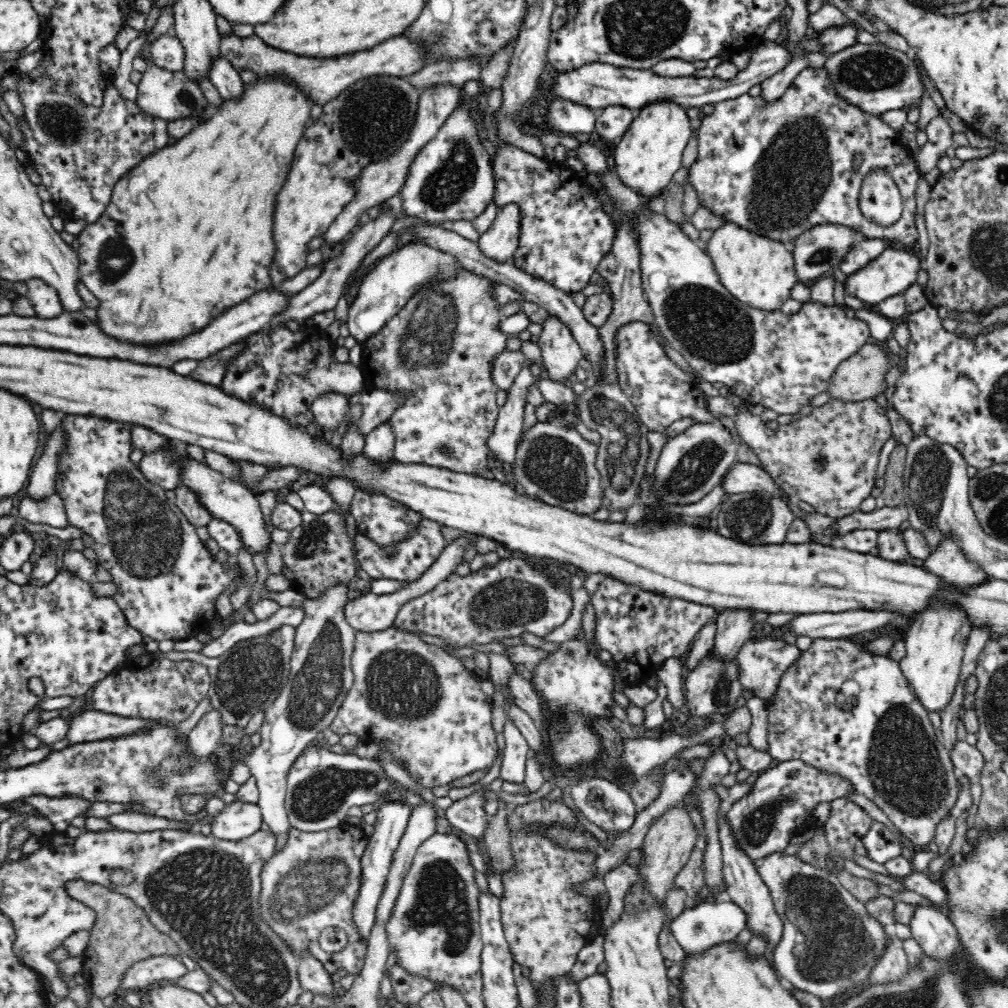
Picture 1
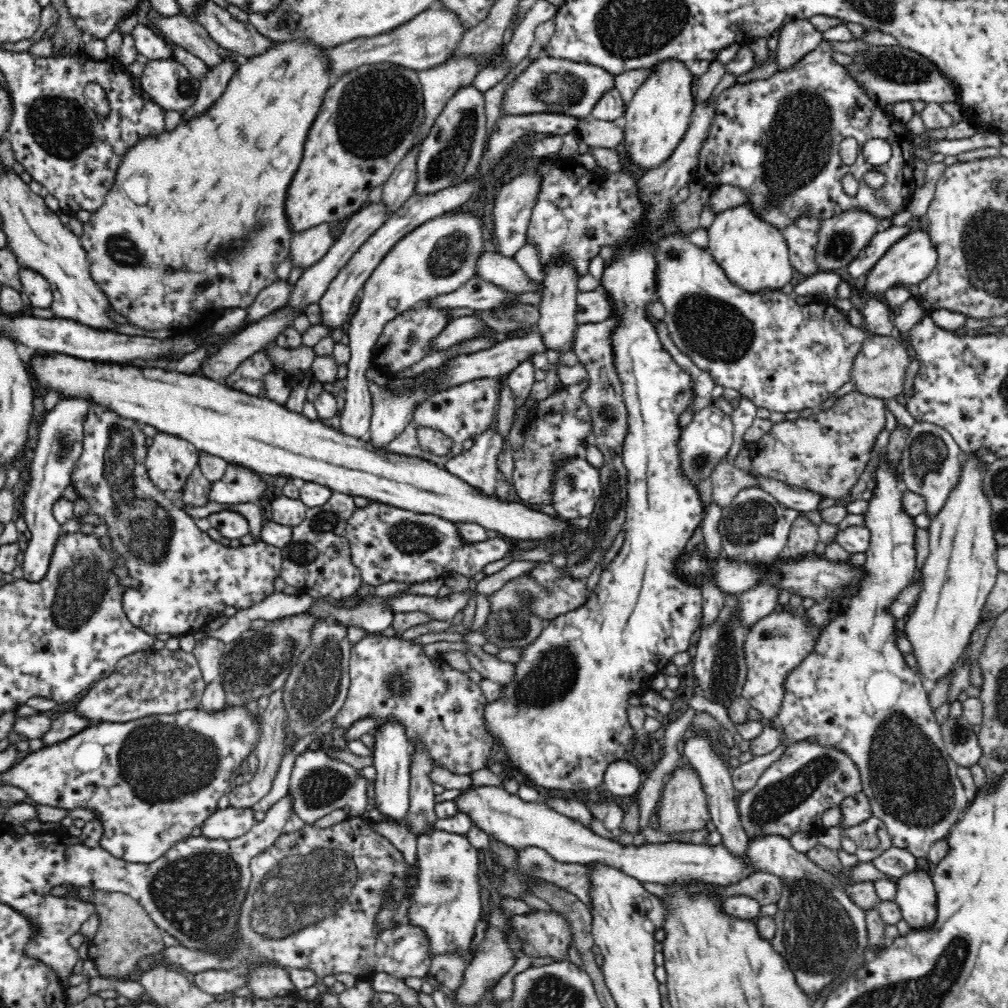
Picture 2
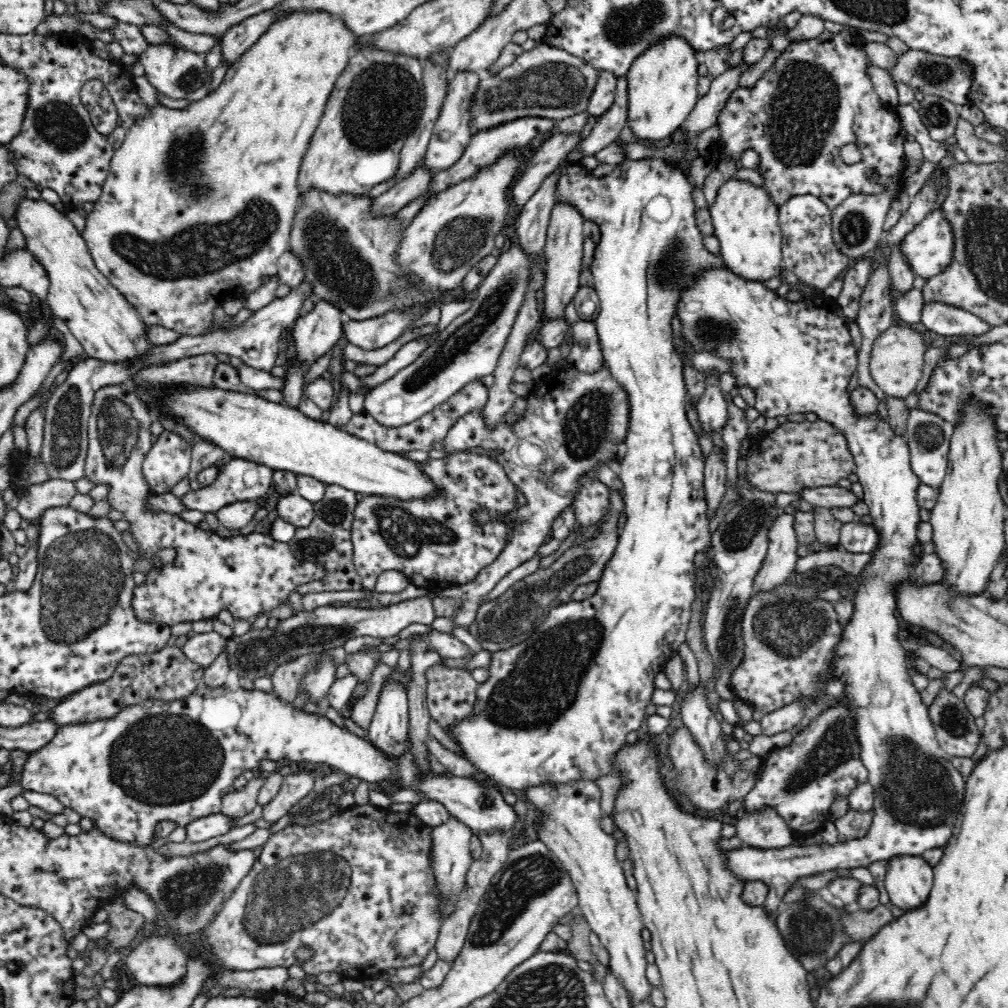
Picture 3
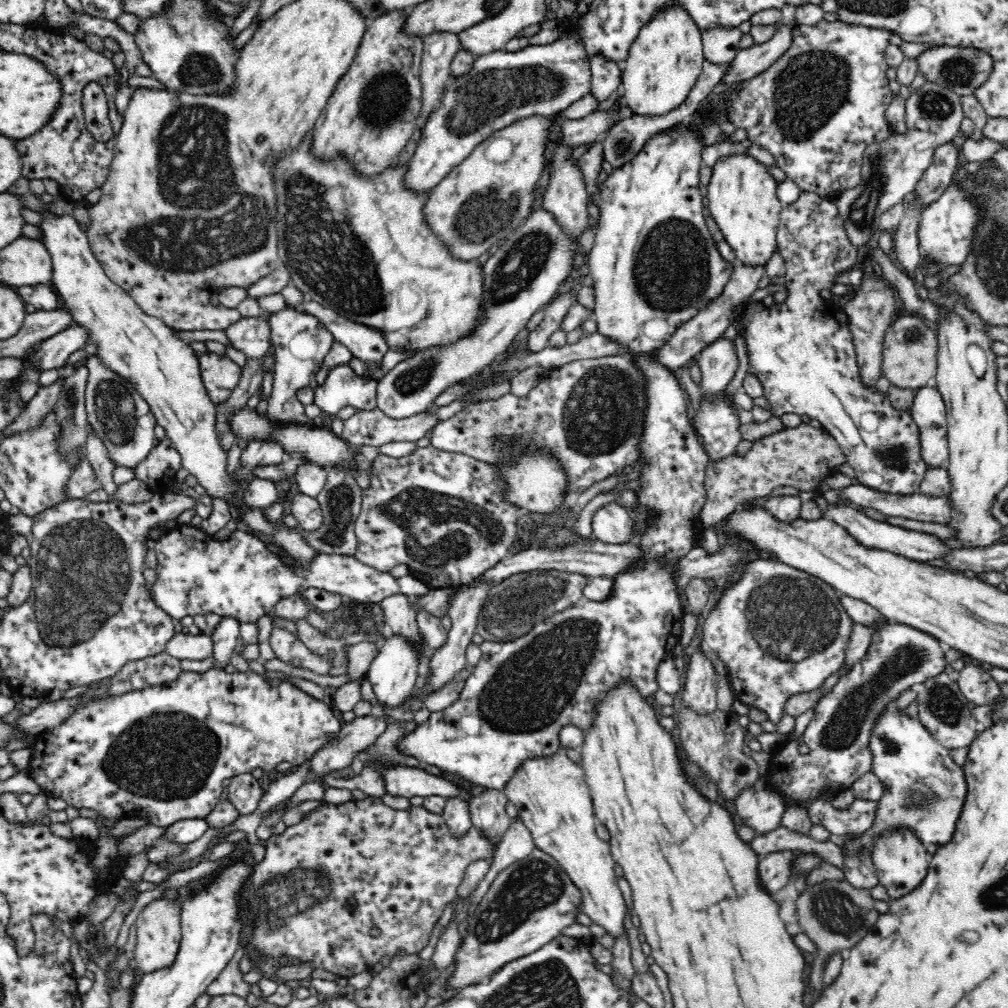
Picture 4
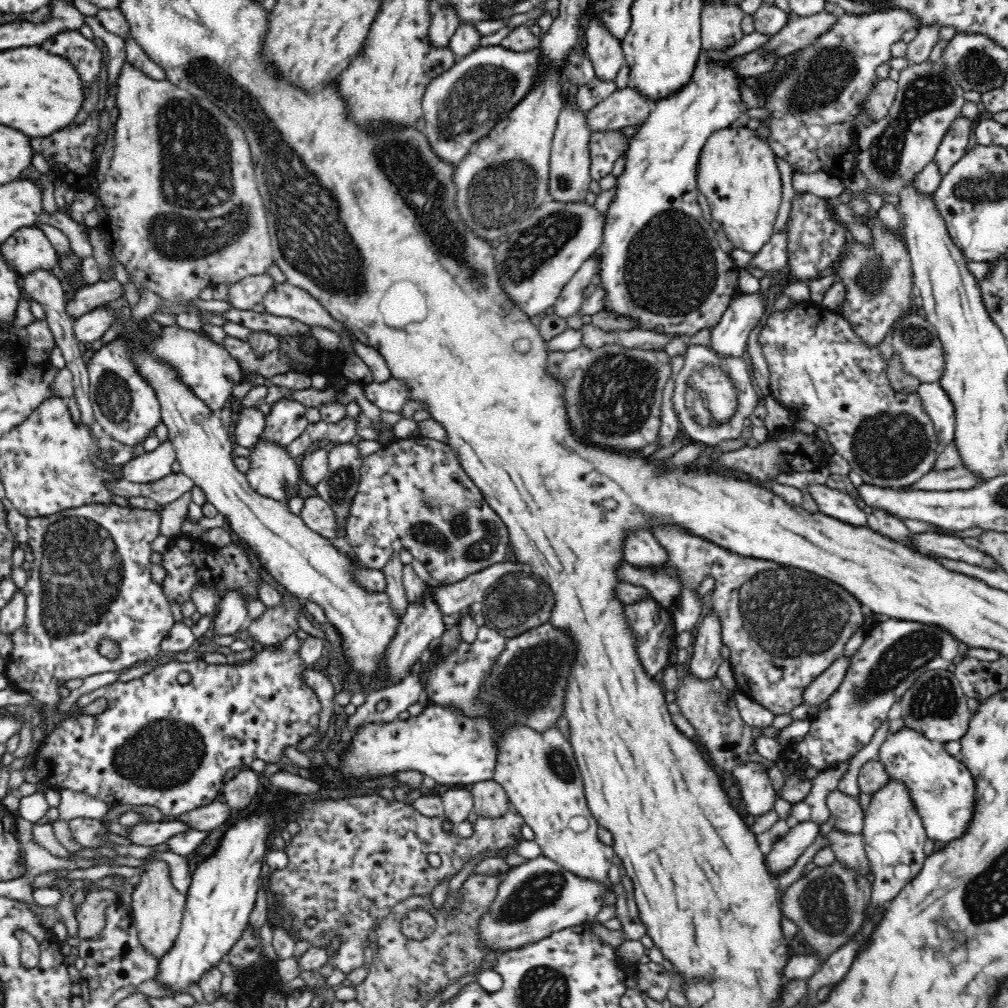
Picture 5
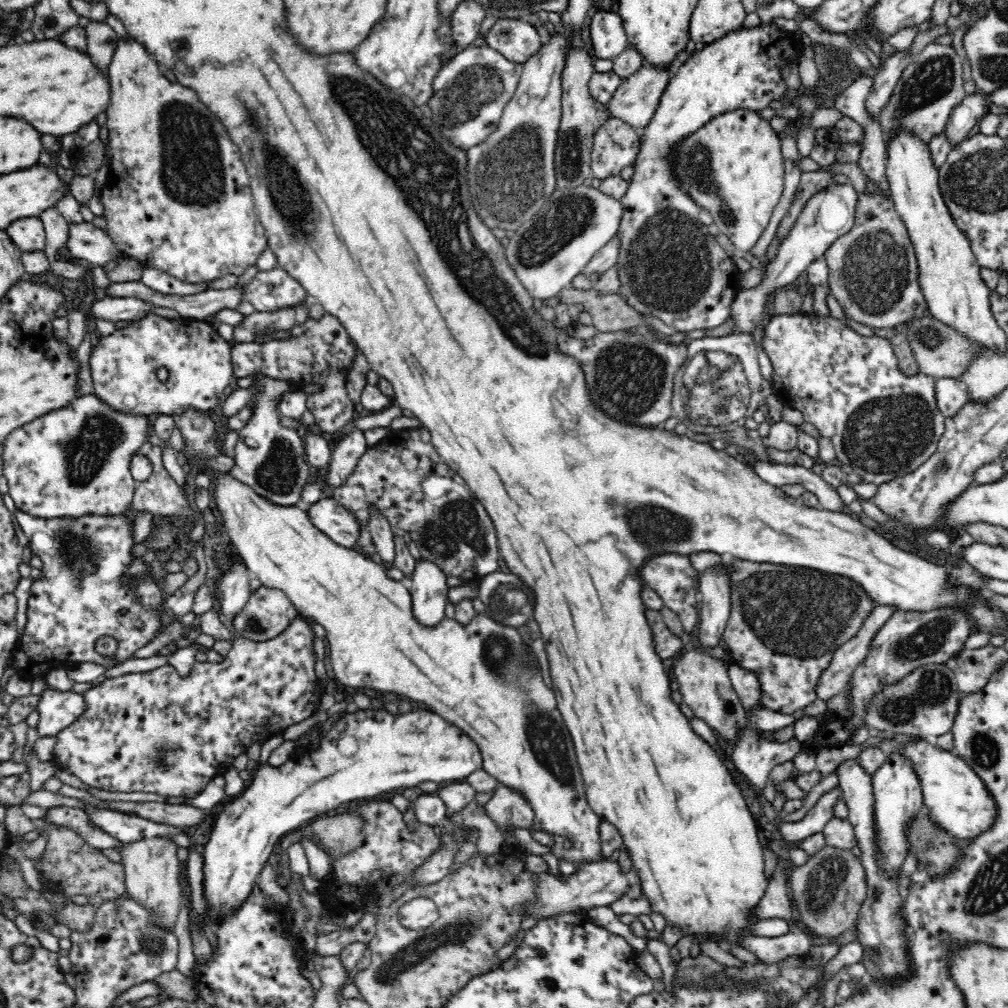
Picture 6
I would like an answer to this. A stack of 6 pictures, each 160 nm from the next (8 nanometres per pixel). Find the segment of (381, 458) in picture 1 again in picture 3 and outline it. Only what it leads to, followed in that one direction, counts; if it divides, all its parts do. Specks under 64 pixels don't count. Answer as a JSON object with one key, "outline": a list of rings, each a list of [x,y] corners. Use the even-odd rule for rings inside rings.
{"outline":[[[513,245],[501,253],[489,275],[484,278],[470,310],[458,316],[440,332],[412,364],[371,389],[365,396],[364,412],[382,426],[398,428],[424,417],[424,414],[446,402],[468,382],[492,374],[524,302],[524,294],[531,278],[528,266],[530,259],[526,258],[520,245]]]}

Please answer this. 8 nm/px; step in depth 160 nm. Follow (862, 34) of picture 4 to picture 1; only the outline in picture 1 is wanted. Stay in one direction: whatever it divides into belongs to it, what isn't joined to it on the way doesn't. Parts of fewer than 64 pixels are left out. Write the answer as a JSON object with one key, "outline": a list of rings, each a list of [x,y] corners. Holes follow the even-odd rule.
{"outline":[[[806,67],[794,80],[792,84],[786,89],[786,92],[773,103],[764,101],[762,97],[752,97],[748,93],[739,96],[738,98],[728,99],[713,106],[713,112],[708,114],[701,120],[701,125],[696,132],[698,138],[698,158],[694,161],[694,164],[689,168],[687,183],[690,183],[699,201],[700,208],[706,208],[711,214],[720,216],[723,219],[724,224],[736,224],[737,226],[744,227],[752,231],[756,235],[766,237],[778,242],[791,242],[794,241],[797,236],[800,236],[804,231],[814,228],[818,225],[838,224],[839,226],[850,227],[854,231],[858,231],[863,234],[866,239],[884,239],[884,243],[888,247],[906,248],[906,250],[915,250],[919,243],[919,232],[917,231],[918,225],[916,225],[916,218],[918,218],[917,204],[916,204],[916,191],[918,184],[923,178],[923,174],[920,173],[917,162],[912,155],[909,155],[909,151],[905,147],[905,144],[900,140],[899,130],[888,126],[888,123],[884,123],[880,119],[879,115],[870,115],[864,113],[864,111],[858,109],[850,103],[846,103],[844,99],[838,97],[838,93],[834,91],[834,85],[828,77],[828,71],[822,68],[808,68]],[[860,153],[864,155],[862,164],[858,164],[858,168],[854,168],[854,155]],[[875,169],[884,169],[892,175],[892,179],[896,181],[898,189],[902,195],[902,201],[904,204],[904,214],[902,218],[892,224],[892,226],[882,227],[869,222],[859,210],[858,196],[860,188],[862,187],[864,178]]]}

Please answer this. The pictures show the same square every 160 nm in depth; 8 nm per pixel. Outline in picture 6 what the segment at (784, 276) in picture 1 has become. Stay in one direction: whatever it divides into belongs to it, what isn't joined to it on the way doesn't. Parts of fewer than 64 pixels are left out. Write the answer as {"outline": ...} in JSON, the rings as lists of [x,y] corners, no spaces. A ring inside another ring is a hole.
{"outline":[[[746,109],[722,113],[680,143],[676,154],[674,173],[682,189],[698,207],[710,211],[719,232],[728,236],[739,254],[754,248],[783,194],[781,138],[768,121]]]}

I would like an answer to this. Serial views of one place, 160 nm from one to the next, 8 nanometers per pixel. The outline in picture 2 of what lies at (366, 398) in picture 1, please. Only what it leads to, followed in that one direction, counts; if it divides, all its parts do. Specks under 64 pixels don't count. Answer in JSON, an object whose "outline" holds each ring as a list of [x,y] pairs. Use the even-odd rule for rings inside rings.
{"outline":[[[531,328],[531,333],[525,337],[506,337],[502,342],[498,342],[492,345],[486,350],[470,354],[457,355],[452,360],[442,364],[440,368],[434,371],[432,376],[425,376],[424,374],[418,374],[414,377],[400,377],[400,378],[389,378],[388,382],[382,389],[394,393],[394,395],[403,395],[404,393],[413,393],[418,389],[422,391],[430,391],[430,394],[436,394],[465,382],[476,380],[478,378],[491,378],[498,379],[503,384],[505,378],[524,361],[528,361],[533,352],[544,352],[544,339],[542,335],[537,332],[534,328]]]}

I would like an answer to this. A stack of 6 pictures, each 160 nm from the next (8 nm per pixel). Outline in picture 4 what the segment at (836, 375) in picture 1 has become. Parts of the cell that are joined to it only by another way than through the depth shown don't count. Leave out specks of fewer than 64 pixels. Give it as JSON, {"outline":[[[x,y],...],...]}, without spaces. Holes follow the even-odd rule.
{"outline":[[[907,313],[897,315],[884,333],[880,374],[900,389],[917,390],[931,385],[937,373],[937,350],[936,331],[928,328],[922,318]]]}

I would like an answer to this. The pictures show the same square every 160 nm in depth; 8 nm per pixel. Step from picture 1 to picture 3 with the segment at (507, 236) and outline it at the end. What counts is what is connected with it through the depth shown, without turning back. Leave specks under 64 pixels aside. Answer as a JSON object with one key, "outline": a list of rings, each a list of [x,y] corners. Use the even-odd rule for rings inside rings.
{"outline":[[[558,132],[550,140],[542,143],[540,149],[528,160],[524,172],[521,172],[518,182],[511,189],[512,209],[518,211],[516,217],[512,219],[516,220],[513,228],[516,228],[526,202],[542,188],[548,176],[552,176],[555,170],[561,168],[560,165],[580,142],[579,134],[568,135]]]}

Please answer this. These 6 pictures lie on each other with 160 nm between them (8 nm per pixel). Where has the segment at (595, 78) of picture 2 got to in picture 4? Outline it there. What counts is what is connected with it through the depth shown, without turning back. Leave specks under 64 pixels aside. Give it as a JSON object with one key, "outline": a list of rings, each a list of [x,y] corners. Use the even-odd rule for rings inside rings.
{"outline":[[[562,32],[560,38],[549,44],[528,45],[519,51],[500,49],[479,56],[465,75],[450,78],[445,86],[440,108],[428,117],[429,121],[425,122],[421,131],[422,137],[403,177],[404,189],[416,195],[430,194],[480,143],[484,143],[496,131],[532,115],[548,117],[562,114],[563,110],[578,99],[584,98],[590,90],[591,64],[586,49],[574,33]]]}

